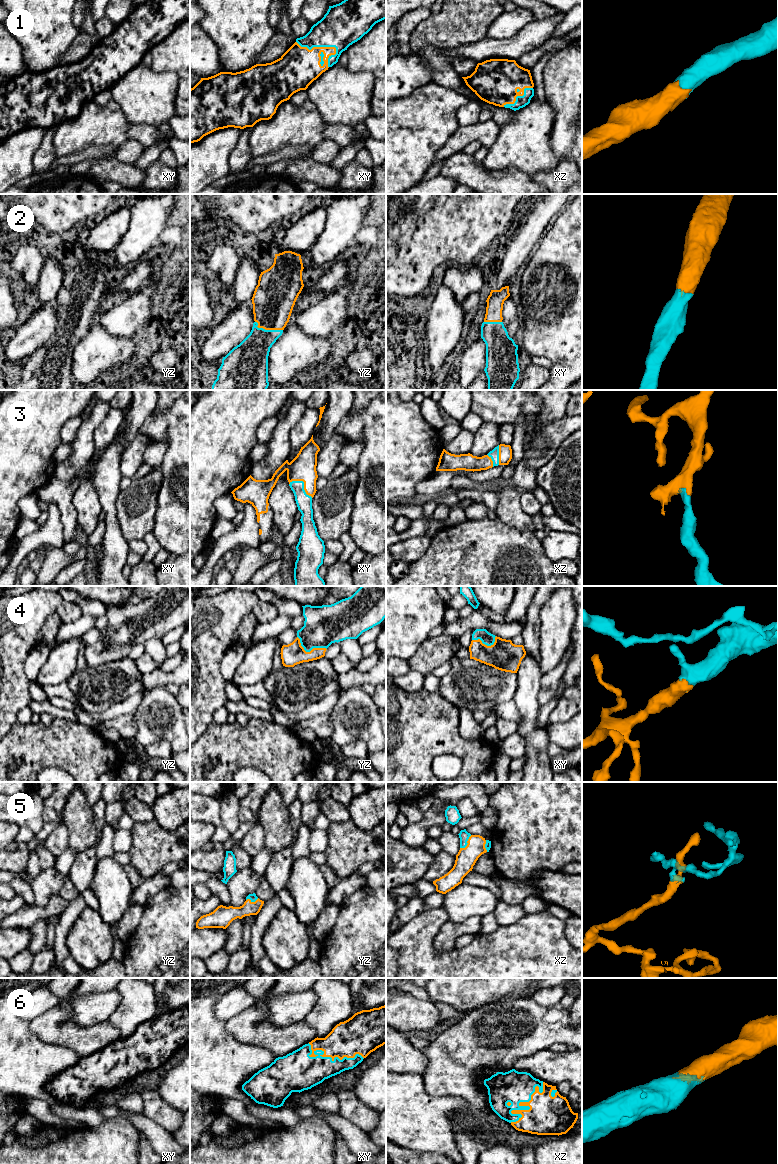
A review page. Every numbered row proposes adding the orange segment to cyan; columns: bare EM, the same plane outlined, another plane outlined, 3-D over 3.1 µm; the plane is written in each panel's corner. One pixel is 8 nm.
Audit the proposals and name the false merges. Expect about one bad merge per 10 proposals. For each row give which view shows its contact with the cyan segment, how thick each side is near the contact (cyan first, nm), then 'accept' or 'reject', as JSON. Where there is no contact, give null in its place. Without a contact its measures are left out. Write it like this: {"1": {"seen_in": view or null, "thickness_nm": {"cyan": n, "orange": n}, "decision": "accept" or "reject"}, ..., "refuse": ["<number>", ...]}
{"1": {"seen_in": "xy", "thickness_nm": {"cyan": 320, "orange": 320}, "decision": "accept"}, "2": {"seen_in": "yz", "thickness_nm": {"cyan": 280, "orange": 340}, "decision": "accept"}, "3": {"seen_in": "xy", "thickness_nm": {"cyan": 130, "orange": 200}, "decision": "accept"}, "4": {"seen_in": "yz", "thickness_nm": {"cyan": 320, "orange": 180}, "decision": "accept"}, "5": {"seen_in": "xz", "thickness_nm": {"cyan": 80, "orange": 160}, "decision": "accept"}, "6": {"seen_in": "xz", "thickness_nm": {"cyan": 260, "orange": 320}, "decision": "accept"}, "refuse": []}

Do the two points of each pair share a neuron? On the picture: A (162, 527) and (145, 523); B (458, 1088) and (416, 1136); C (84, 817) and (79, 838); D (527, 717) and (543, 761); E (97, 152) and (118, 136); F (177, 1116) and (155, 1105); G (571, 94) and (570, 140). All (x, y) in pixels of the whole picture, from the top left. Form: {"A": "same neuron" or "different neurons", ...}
{"A": "different neurons", "B": "different neurons", "C": "same neuron", "D": "same neuron", "E": "different neurons", "F": "same neuron", "G": "same neuron"}

